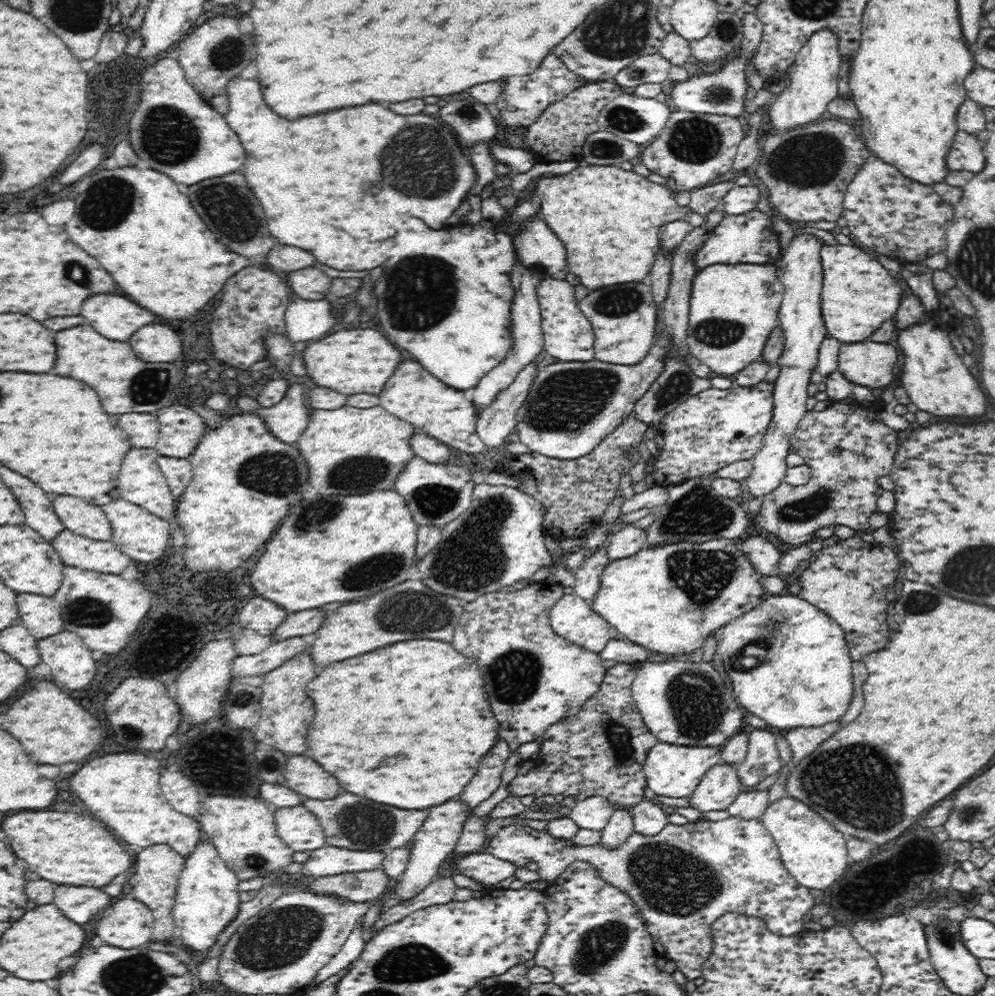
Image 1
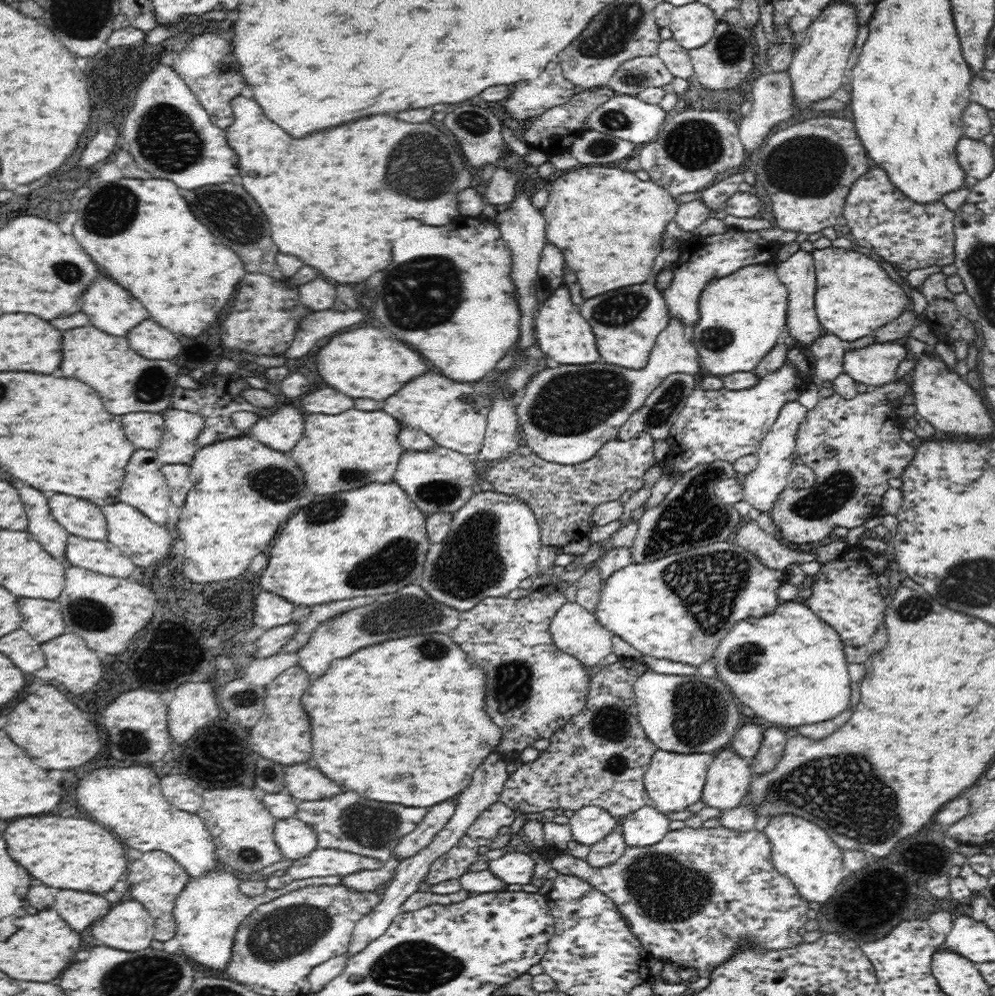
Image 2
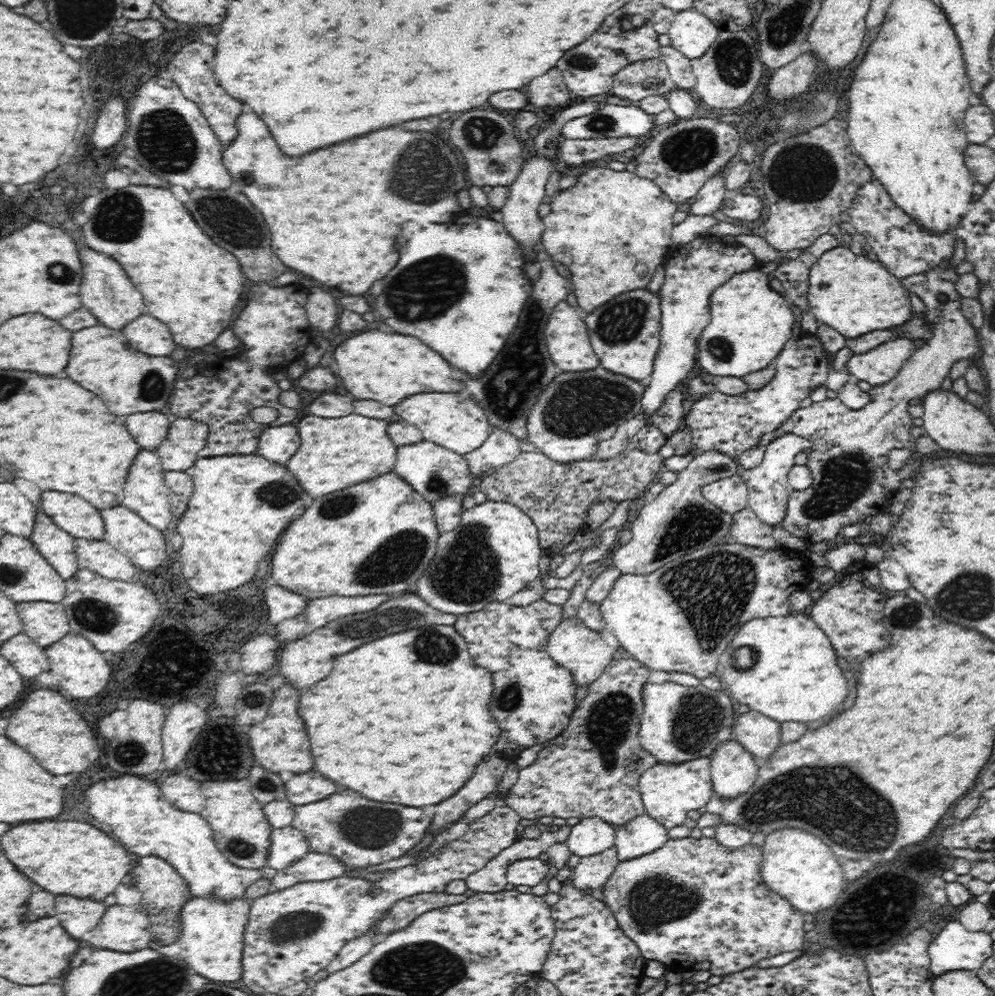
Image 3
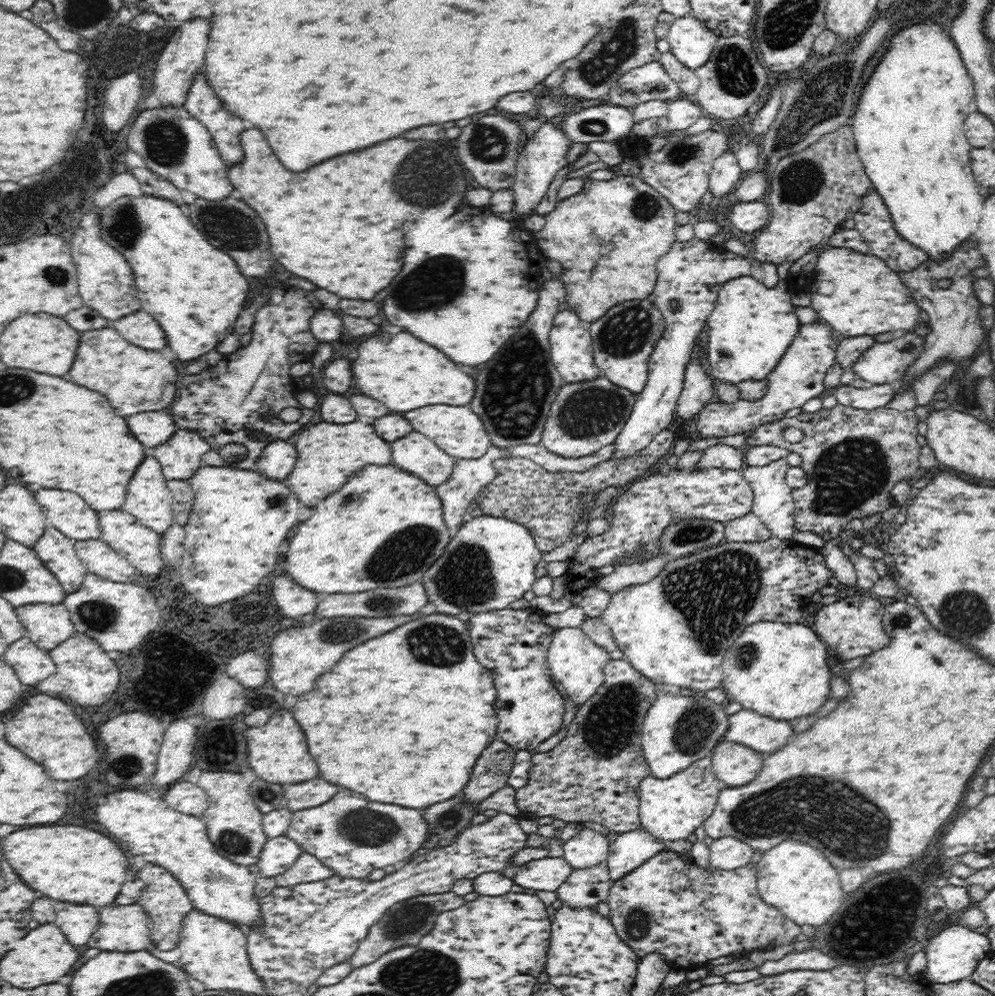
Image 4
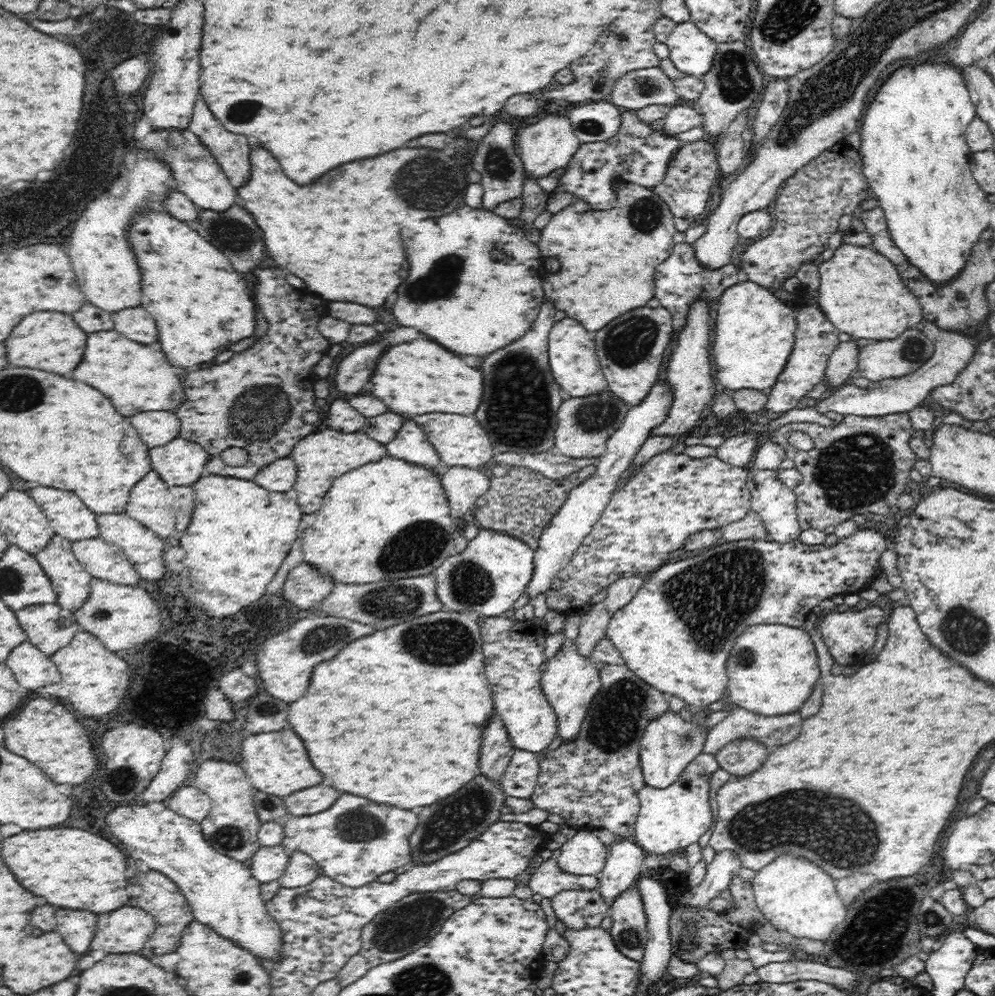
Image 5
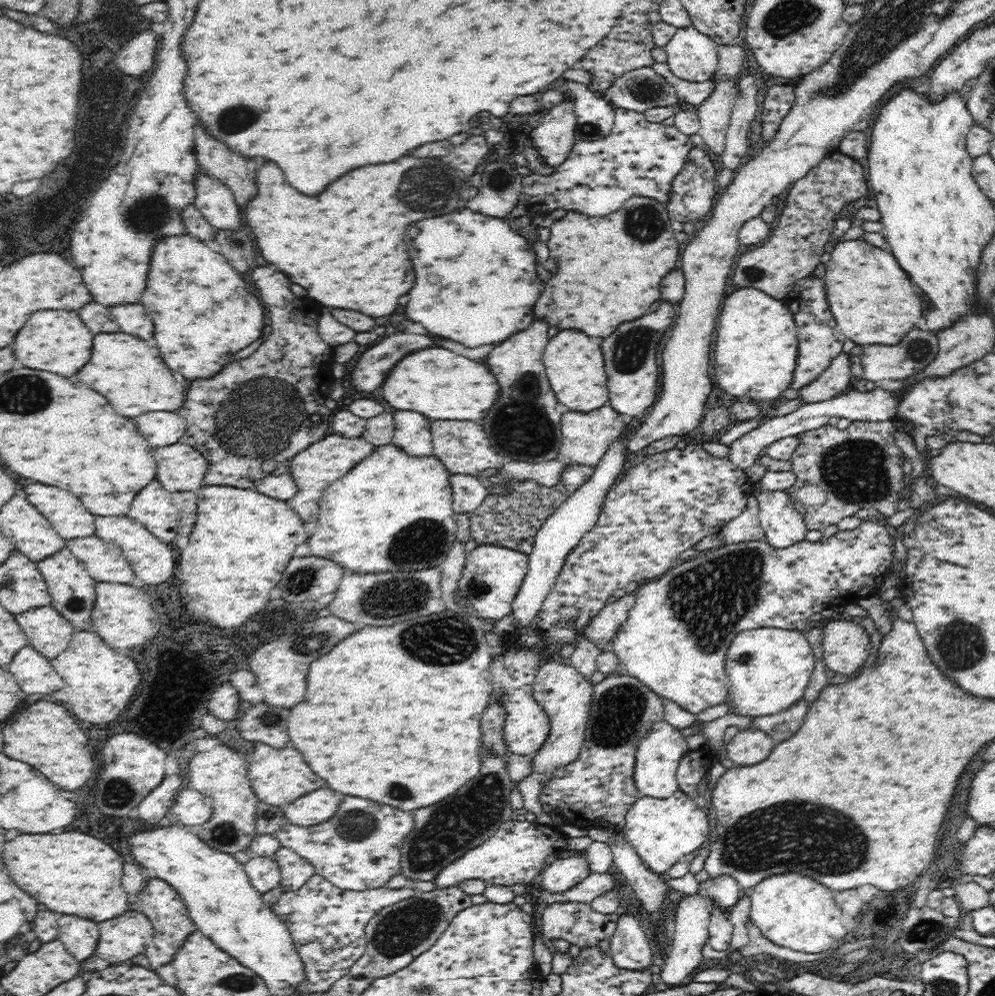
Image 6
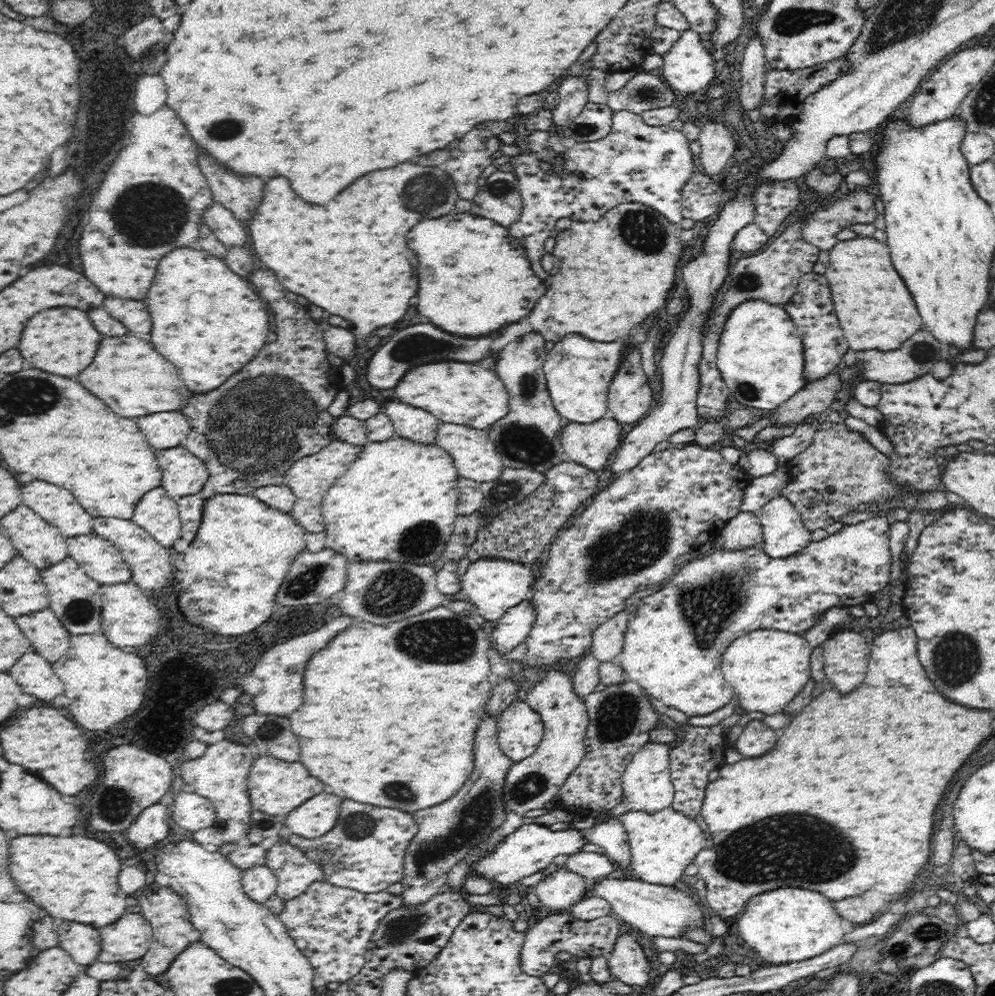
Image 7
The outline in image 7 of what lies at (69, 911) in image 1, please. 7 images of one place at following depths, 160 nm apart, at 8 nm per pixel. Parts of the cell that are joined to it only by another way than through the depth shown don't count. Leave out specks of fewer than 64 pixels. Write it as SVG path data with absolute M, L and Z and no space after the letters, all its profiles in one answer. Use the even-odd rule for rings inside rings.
M62 922L58 928L60 948L64 948L76 964L90 966L100 956L100 934L96 928L76 922Z

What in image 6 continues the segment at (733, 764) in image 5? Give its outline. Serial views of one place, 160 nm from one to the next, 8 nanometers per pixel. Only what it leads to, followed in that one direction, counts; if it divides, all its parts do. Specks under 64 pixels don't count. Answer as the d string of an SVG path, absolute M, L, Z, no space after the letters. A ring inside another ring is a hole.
M754 726L737 733L727 744L728 758L740 766L758 764L770 756L774 739Z

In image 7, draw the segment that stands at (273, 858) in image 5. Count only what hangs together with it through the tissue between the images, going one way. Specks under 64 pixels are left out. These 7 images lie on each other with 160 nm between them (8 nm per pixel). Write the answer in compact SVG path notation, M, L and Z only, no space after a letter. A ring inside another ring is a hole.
M266 865L245 870L241 884L244 893L253 901L266 903L277 890L276 875Z

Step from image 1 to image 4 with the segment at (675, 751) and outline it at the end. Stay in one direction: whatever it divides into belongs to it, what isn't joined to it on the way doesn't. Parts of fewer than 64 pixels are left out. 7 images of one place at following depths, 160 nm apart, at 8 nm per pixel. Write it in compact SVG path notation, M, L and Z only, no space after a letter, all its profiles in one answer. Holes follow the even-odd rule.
M706 756L692 763L688 768L668 779L660 780L652 775L647 776L639 784L639 817L640 827L652 835L660 843L675 840L688 840L694 831L705 823L705 820L714 812L717 798L724 784L715 775L711 764L711 757Z

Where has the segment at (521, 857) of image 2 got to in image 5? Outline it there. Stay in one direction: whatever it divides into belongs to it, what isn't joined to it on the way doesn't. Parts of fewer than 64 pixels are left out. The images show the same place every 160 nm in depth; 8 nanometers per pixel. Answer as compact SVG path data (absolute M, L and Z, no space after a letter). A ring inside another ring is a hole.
M558 851L552 858L543 862L539 868L531 870L529 887L534 894L544 899L552 899L560 892L574 890L575 892L588 892L596 890L600 884L599 875L572 875L558 869Z

